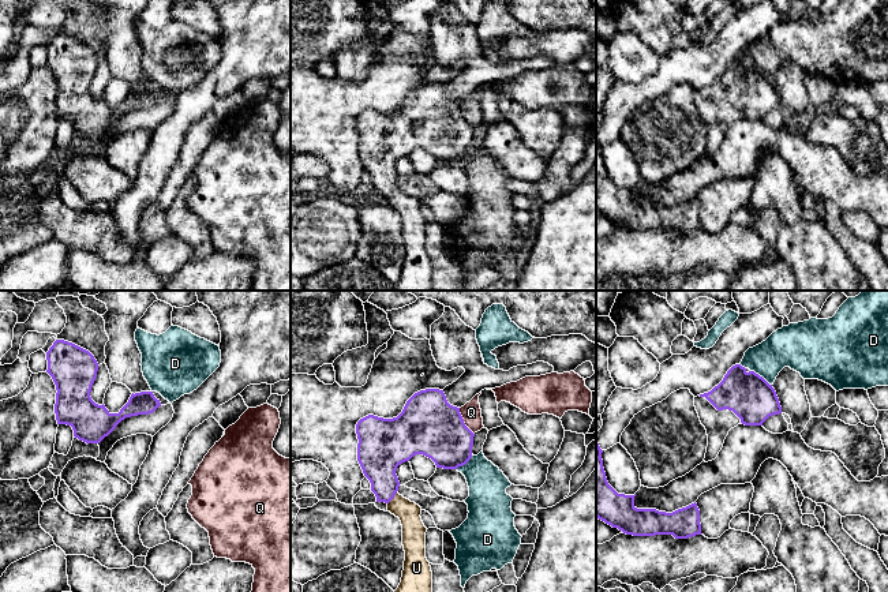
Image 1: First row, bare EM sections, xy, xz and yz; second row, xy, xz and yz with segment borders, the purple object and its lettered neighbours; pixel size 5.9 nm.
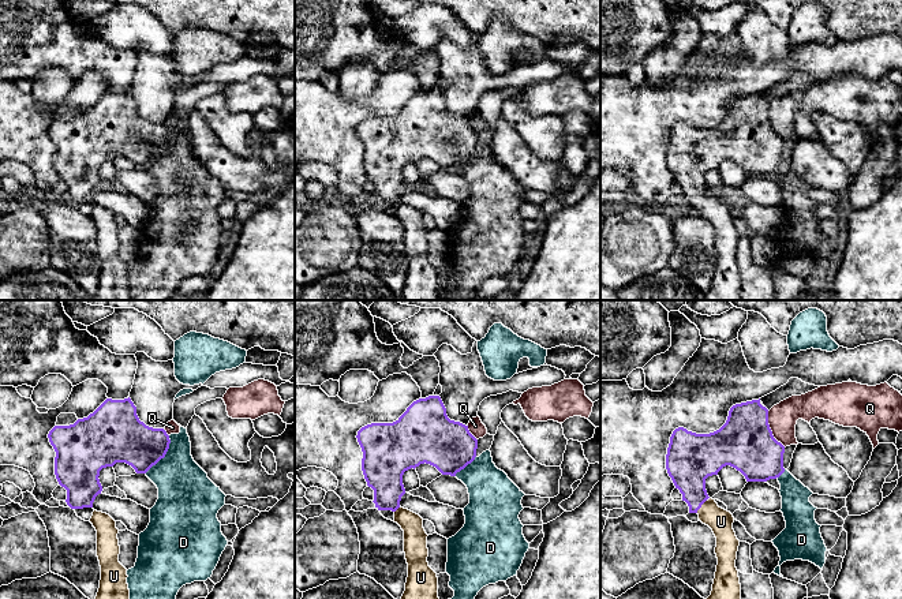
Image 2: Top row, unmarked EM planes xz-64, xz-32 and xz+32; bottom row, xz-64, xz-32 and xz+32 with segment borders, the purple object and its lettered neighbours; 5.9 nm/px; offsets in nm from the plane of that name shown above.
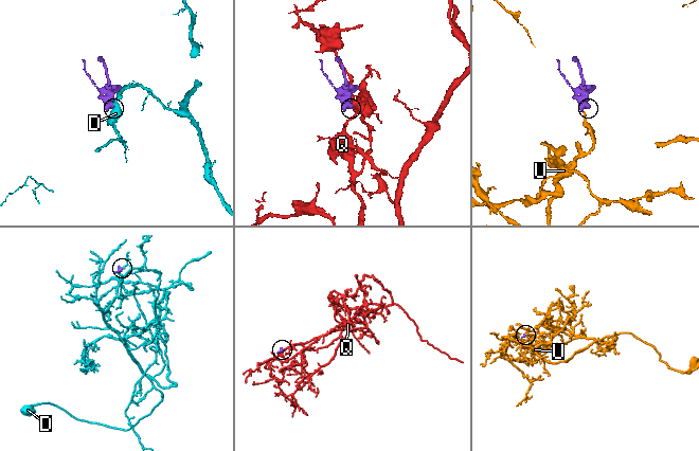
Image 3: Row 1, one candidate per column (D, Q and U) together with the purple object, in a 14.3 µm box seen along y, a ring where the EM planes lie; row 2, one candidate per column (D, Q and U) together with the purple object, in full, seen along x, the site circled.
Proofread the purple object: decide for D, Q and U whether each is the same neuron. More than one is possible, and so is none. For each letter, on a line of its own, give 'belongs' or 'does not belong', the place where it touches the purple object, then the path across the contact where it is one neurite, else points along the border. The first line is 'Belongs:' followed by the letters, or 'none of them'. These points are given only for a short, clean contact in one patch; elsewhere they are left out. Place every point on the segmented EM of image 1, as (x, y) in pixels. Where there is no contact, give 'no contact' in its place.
Belongs: U
D: does not belong; meets purple in yz at (761, 377); border along yz (750, 370), (761, 375), (771, 385)
Q: does not belong; meets purple in xz at (463, 422); border along xz (459, 408), (464, 424), (474, 434)
U: belongs; meets purple in xz at (393, 497); runs through xz (378, 457), (385, 489), (393, 497), (409, 516), (413, 532)

